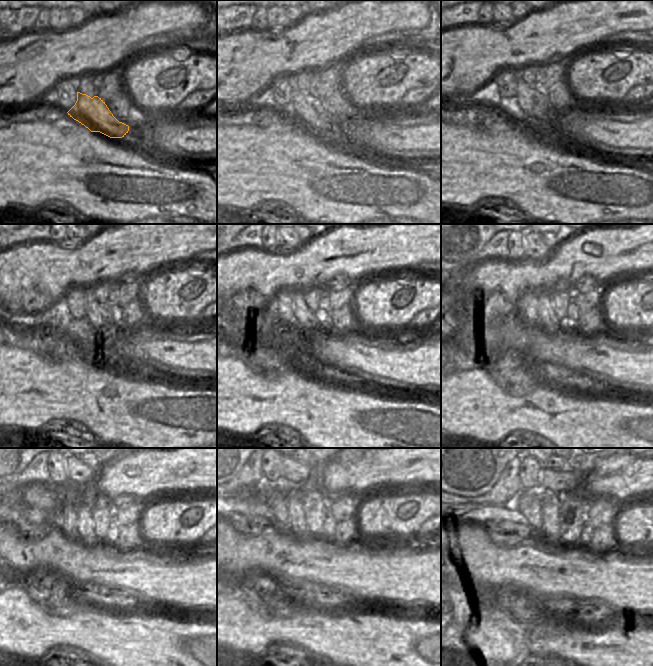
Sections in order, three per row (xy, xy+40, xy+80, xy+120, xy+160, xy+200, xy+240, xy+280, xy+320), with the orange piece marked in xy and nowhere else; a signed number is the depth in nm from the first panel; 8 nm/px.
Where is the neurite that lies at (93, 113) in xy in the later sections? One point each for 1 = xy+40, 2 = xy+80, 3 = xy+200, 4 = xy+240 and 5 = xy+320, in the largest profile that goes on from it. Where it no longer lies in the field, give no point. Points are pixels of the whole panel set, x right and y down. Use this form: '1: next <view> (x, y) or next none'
1: next xy+40 (306, 107)
2: next xy+80 (531, 105)
3: next xy+200 (535, 302)
4: next xy+240 (88, 498)
5: next xy+320 (534, 497)

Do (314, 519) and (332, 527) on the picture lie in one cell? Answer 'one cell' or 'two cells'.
two cells

